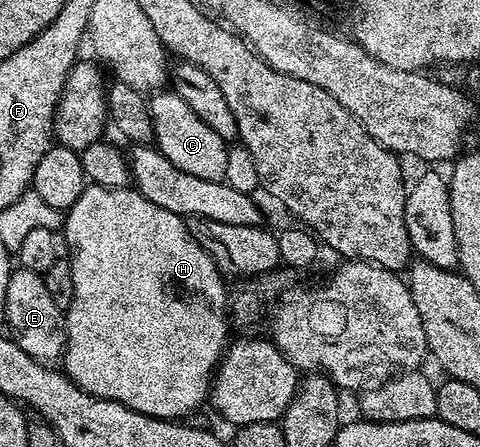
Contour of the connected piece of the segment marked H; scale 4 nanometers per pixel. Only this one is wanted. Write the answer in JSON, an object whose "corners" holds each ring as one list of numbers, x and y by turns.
{"corners":[[86,186,85,191,71,205,71,209,63,219,63,239,69,242,73,250,71,254,71,277,75,277,75,297,71,301,65,316,65,353,63,356,63,370,71,382,79,385,87,393,100,399,110,399,122,403,124,407,135,409,144,415,156,419,184,420,202,402,209,398,209,389,213,381,217,364,225,354,227,344,230,342,231,323,227,318,227,283,223,273,217,268,217,263,208,253,191,237,188,222,175,213,167,213,167,209,159,209,159,205,151,205,147,197,143,197,136,189,120,187,107,189,106,187]]}

